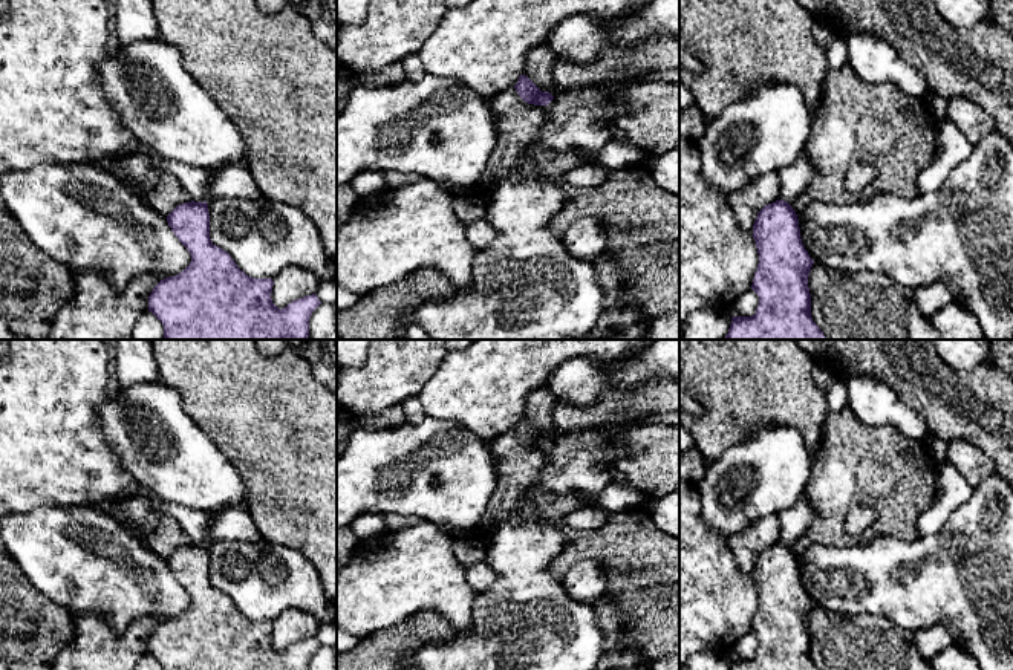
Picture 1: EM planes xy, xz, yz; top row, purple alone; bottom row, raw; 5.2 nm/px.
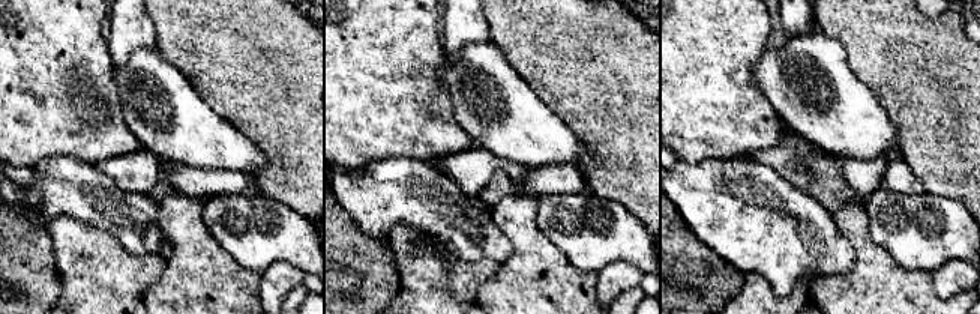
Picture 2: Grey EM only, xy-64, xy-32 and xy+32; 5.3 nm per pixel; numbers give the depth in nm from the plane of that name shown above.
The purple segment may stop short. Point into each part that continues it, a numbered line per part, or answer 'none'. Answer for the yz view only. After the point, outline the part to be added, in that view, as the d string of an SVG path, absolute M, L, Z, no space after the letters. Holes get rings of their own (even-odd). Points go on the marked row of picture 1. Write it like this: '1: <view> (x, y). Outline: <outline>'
none

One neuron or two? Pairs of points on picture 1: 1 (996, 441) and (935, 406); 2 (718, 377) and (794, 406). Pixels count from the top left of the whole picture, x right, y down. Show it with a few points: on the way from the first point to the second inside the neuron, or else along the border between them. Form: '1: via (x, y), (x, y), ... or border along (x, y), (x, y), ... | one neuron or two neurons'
1: via (981, 430), (951, 410) | one neuron
2: via (736, 377), (761, 377), (776, 389) | one neuron

